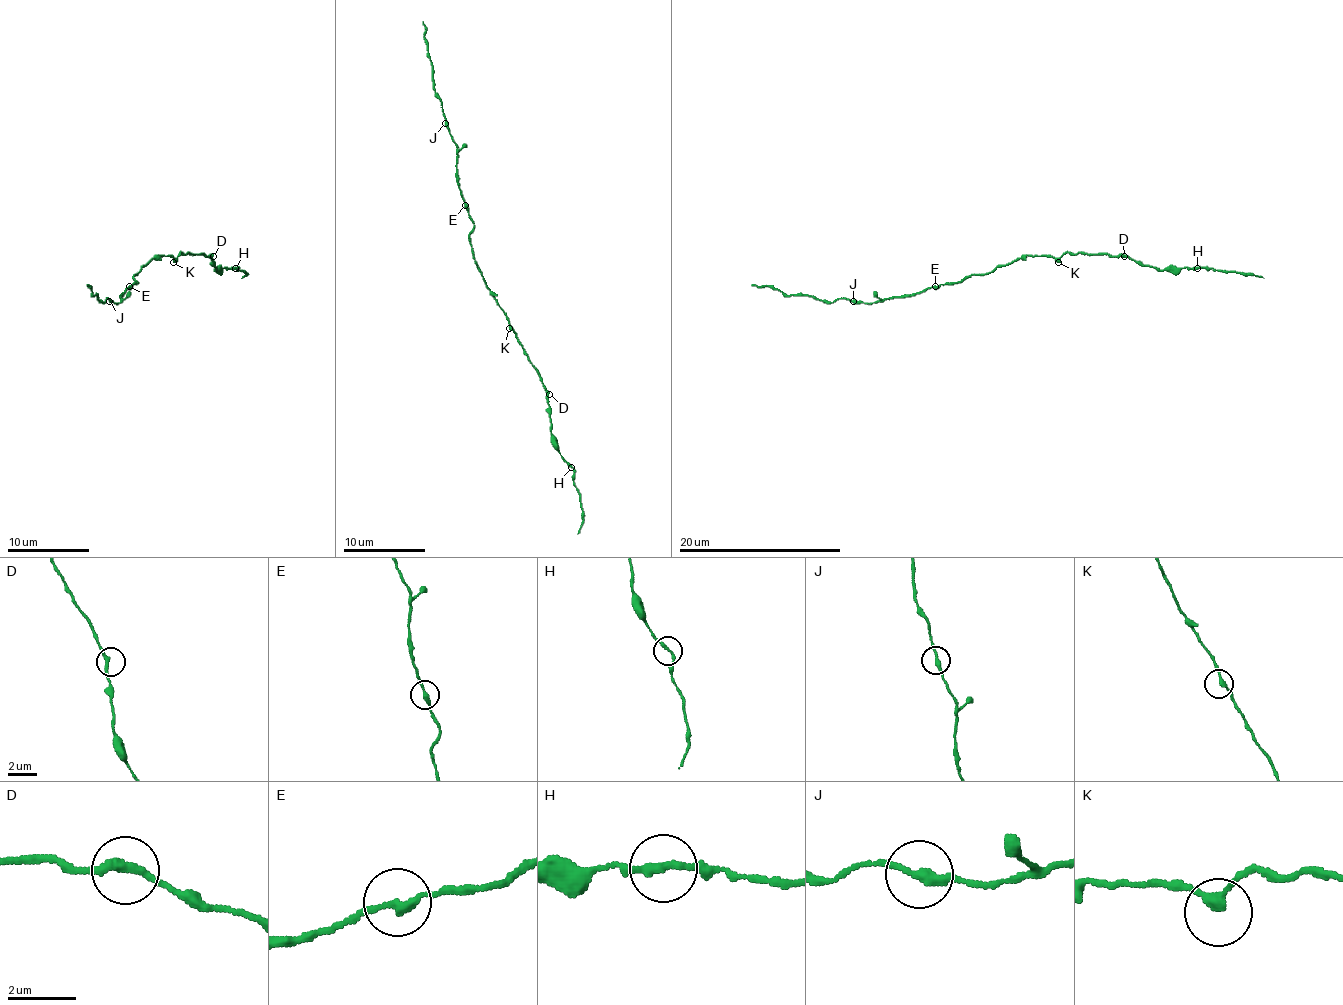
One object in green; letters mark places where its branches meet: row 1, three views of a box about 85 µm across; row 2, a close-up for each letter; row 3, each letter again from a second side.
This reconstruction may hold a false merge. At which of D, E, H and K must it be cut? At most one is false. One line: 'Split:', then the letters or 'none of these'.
Split: none of these

